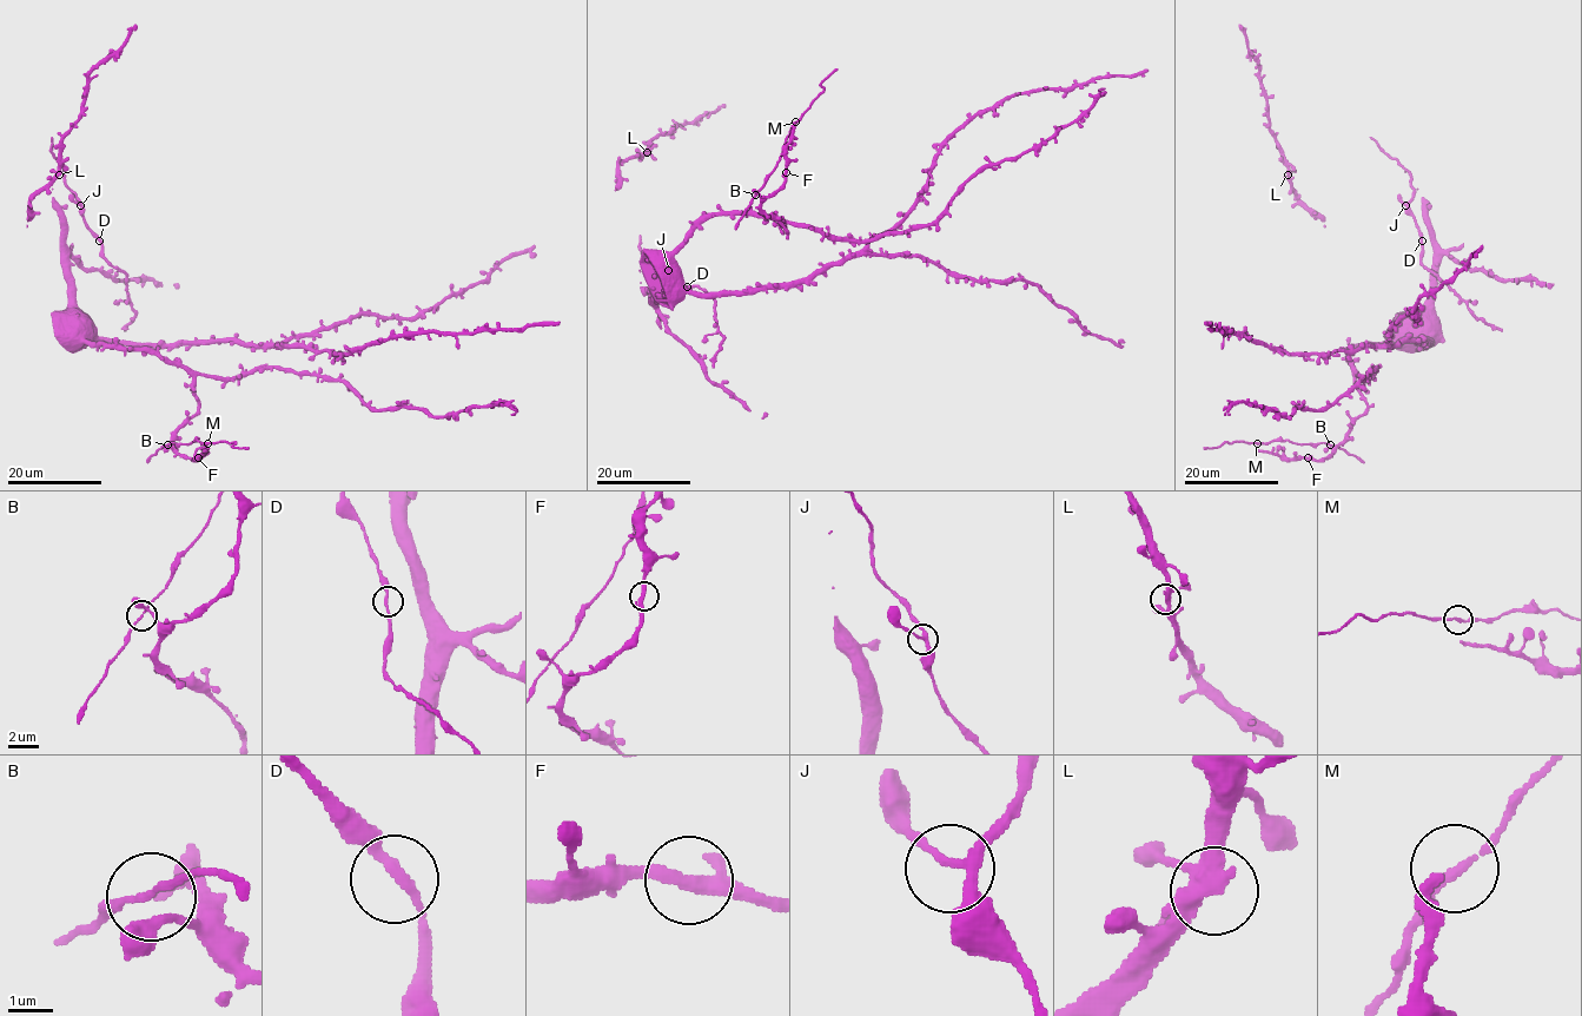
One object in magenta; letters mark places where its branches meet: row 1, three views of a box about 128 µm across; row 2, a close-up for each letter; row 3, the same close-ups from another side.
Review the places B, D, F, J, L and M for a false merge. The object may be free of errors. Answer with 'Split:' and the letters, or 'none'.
Split: none

